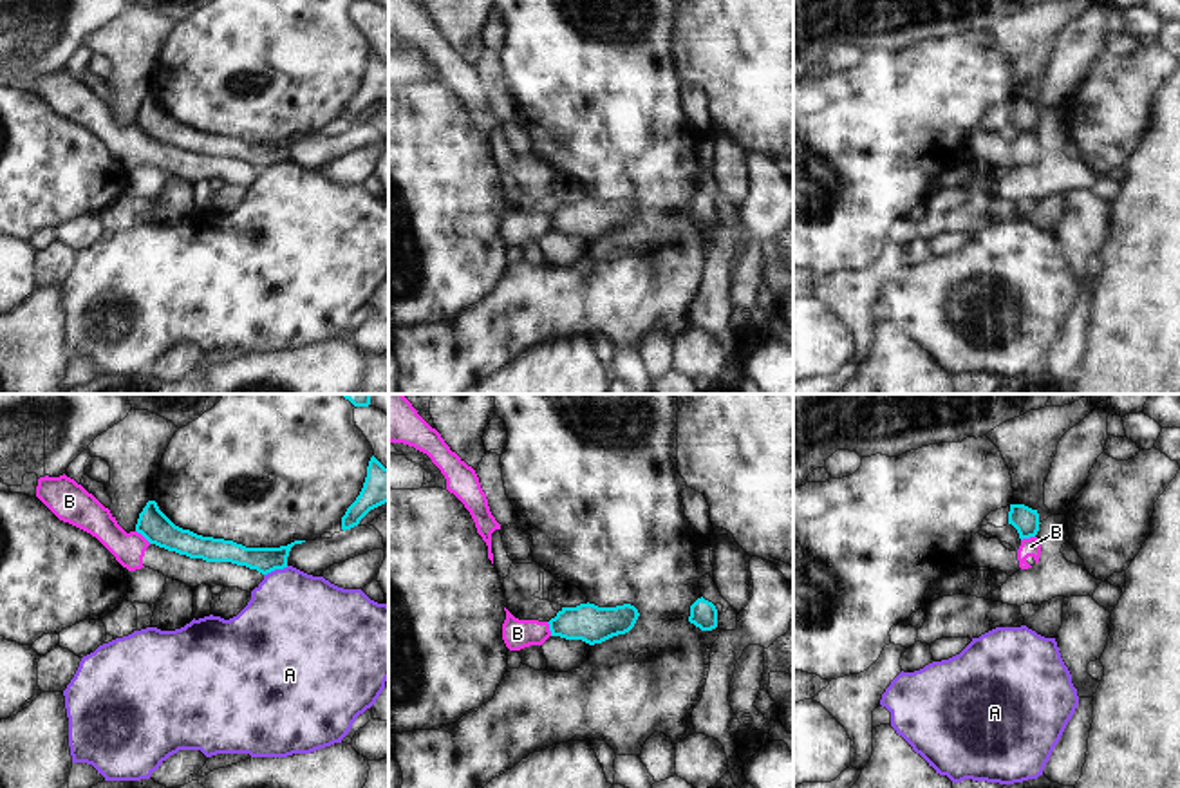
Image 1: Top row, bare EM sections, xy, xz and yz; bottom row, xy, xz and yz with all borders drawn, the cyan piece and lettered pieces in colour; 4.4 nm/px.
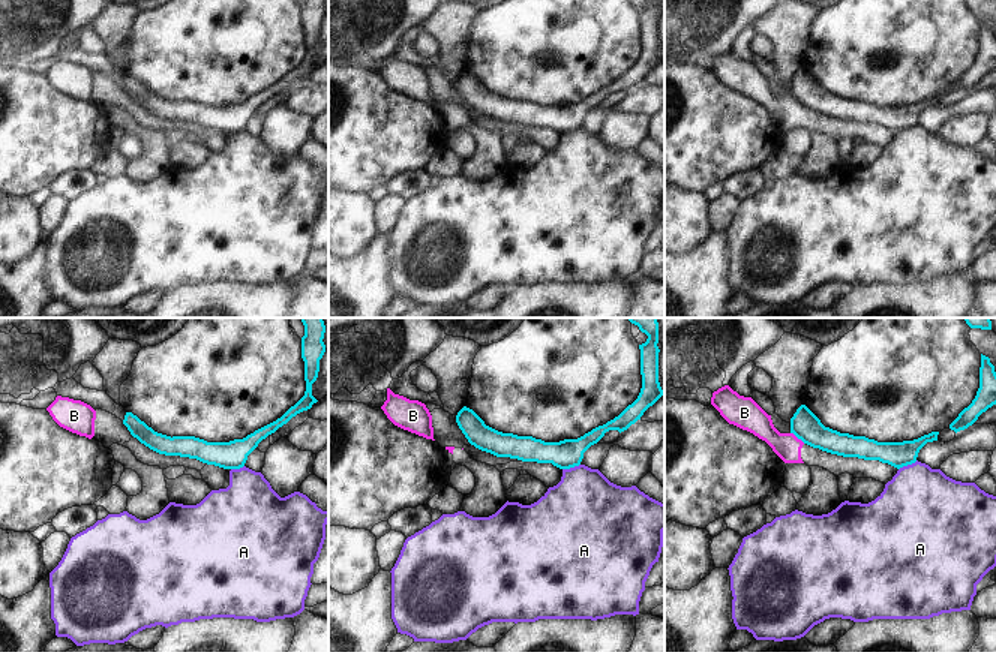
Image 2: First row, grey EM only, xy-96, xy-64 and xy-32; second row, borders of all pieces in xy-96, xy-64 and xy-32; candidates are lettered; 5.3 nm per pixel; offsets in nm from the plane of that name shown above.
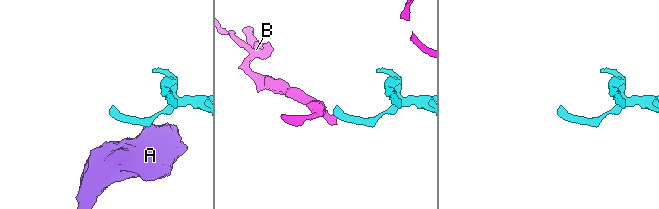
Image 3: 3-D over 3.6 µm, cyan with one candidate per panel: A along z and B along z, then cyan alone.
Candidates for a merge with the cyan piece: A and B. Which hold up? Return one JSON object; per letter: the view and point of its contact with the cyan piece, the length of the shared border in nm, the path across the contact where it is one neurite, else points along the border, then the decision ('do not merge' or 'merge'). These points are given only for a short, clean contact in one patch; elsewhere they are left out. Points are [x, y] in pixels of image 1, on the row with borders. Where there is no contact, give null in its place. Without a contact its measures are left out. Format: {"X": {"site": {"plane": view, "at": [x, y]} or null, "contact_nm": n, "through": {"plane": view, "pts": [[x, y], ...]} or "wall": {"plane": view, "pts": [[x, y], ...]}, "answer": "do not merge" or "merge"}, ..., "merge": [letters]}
{"A": {"site": {"plane": "xy", "at": [275, 568]}, "contact_nm": 120, "wall": {"plane": "xy", "pts": [[288, 566], [275, 568], [264, 575]]}, "answer": "do not merge"}, "B": {"site": {"plane": "xy", "at": [143, 535]}, "contact_nm": 90, "wall": {"plane": "xy", "pts": [[136, 530], [150, 543]]}, "answer": "do not merge"}, "merge": []}

